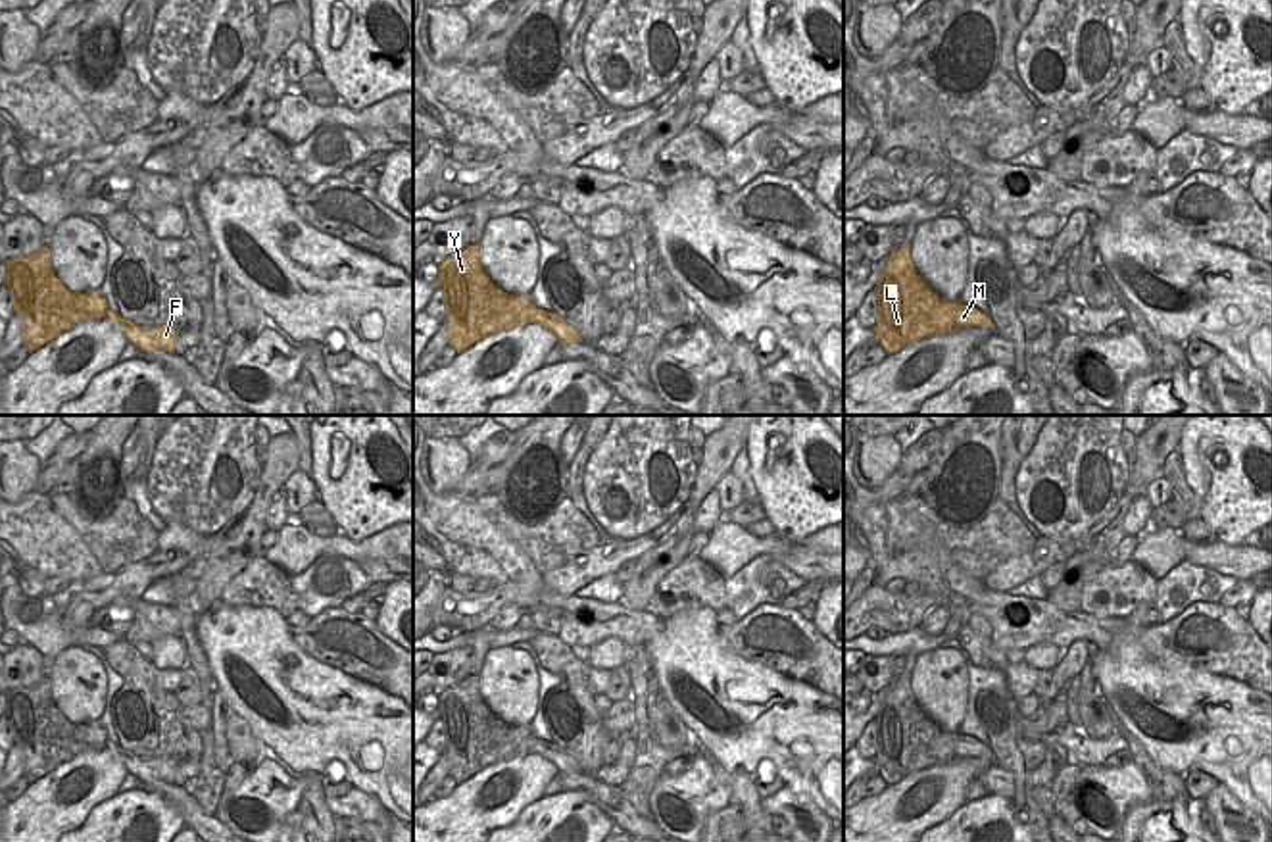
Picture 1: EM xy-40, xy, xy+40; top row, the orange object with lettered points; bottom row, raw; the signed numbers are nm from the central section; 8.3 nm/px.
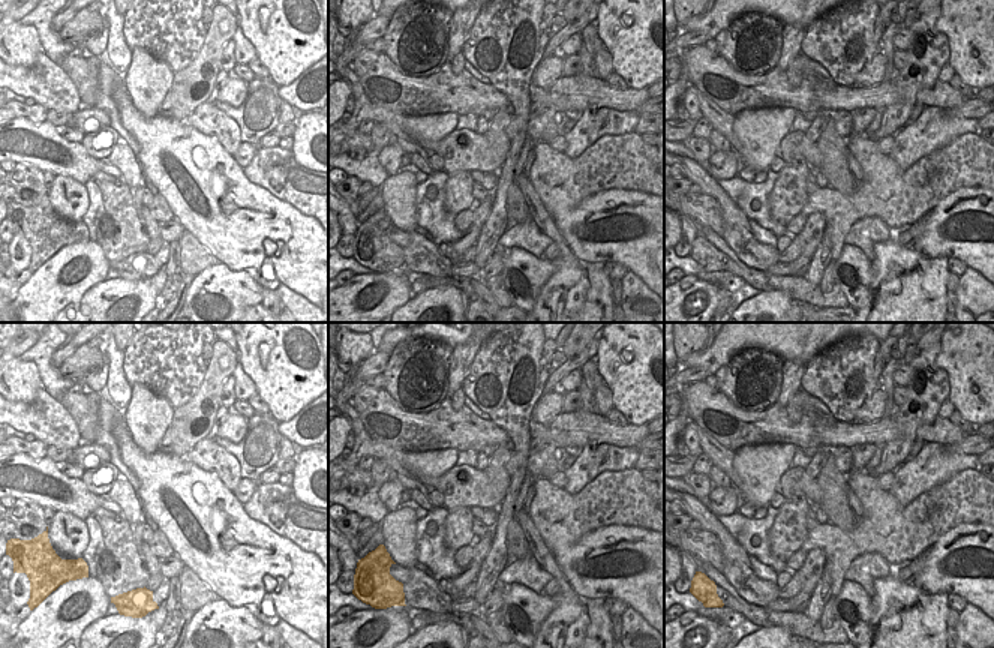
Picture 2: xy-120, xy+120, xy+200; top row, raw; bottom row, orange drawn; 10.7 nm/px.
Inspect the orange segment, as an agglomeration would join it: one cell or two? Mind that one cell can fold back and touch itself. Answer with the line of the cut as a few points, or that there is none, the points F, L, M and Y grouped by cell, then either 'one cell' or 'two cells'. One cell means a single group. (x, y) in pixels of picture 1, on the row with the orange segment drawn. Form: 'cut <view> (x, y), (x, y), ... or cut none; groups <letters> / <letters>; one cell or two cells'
cut xy (531, 304), (523, 310), (525, 323); groups F M / L Y; two cells

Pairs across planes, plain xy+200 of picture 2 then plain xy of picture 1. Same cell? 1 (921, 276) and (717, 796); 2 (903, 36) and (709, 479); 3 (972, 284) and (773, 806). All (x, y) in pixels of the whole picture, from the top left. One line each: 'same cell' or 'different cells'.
1: different cells
2: different cells
3: same cell

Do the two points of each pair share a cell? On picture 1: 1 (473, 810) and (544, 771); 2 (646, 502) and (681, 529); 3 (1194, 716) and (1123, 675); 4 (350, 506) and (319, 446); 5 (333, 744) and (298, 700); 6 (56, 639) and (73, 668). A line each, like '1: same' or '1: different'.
1: same
2: different
3: same
4: same
5: same
6: different

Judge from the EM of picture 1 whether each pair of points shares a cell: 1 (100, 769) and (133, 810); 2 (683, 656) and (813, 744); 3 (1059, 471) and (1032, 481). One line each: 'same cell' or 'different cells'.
1: different cells
2: same cell
3: same cell

